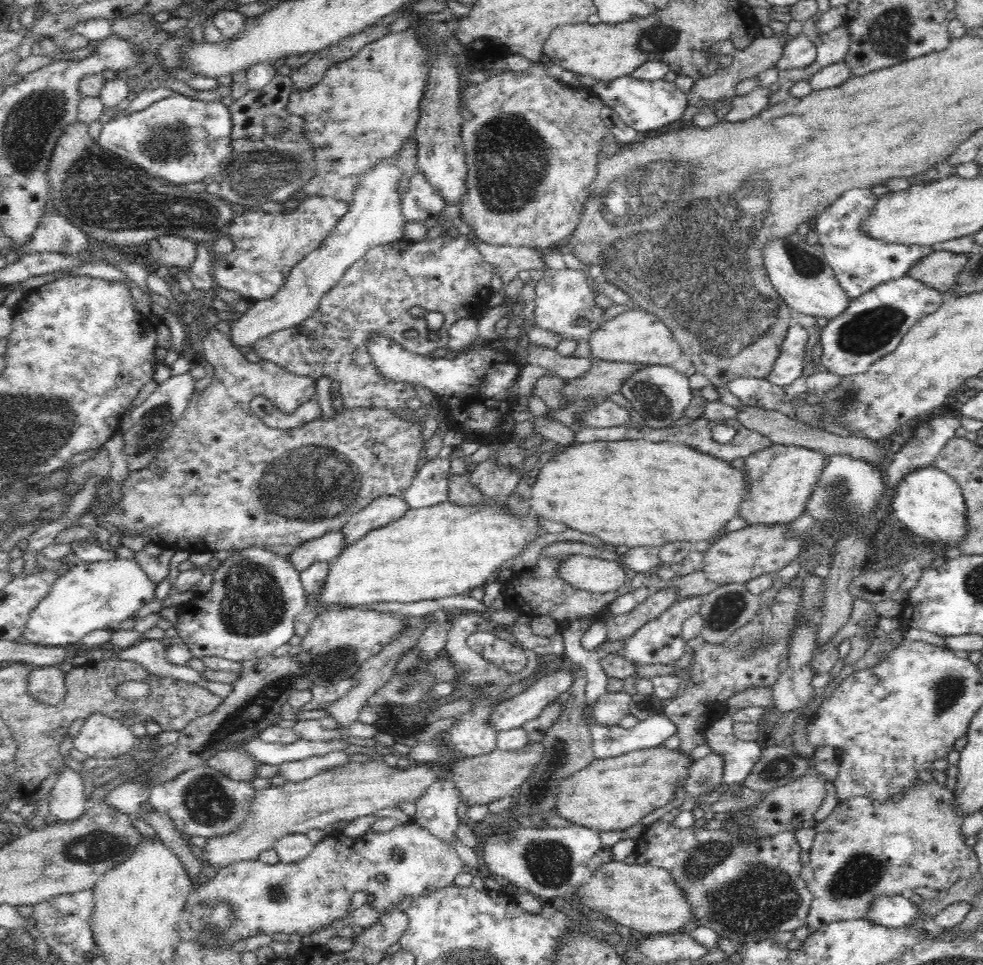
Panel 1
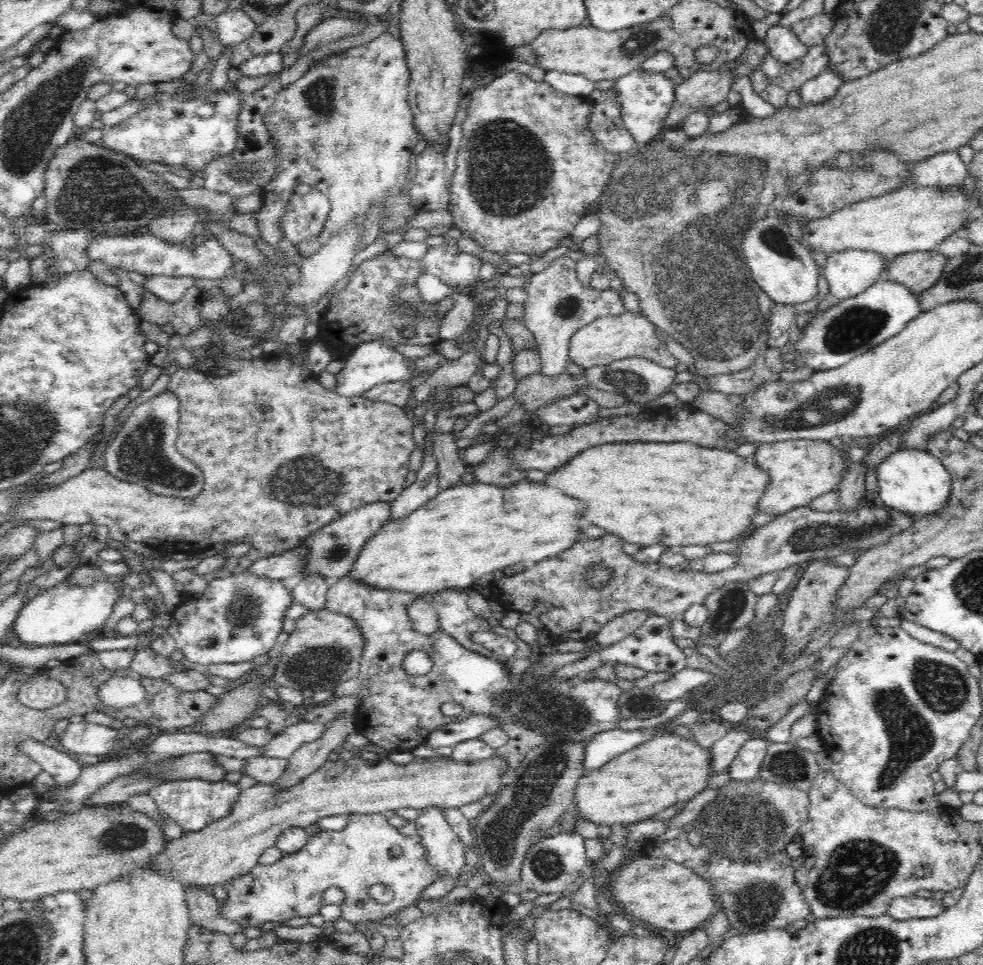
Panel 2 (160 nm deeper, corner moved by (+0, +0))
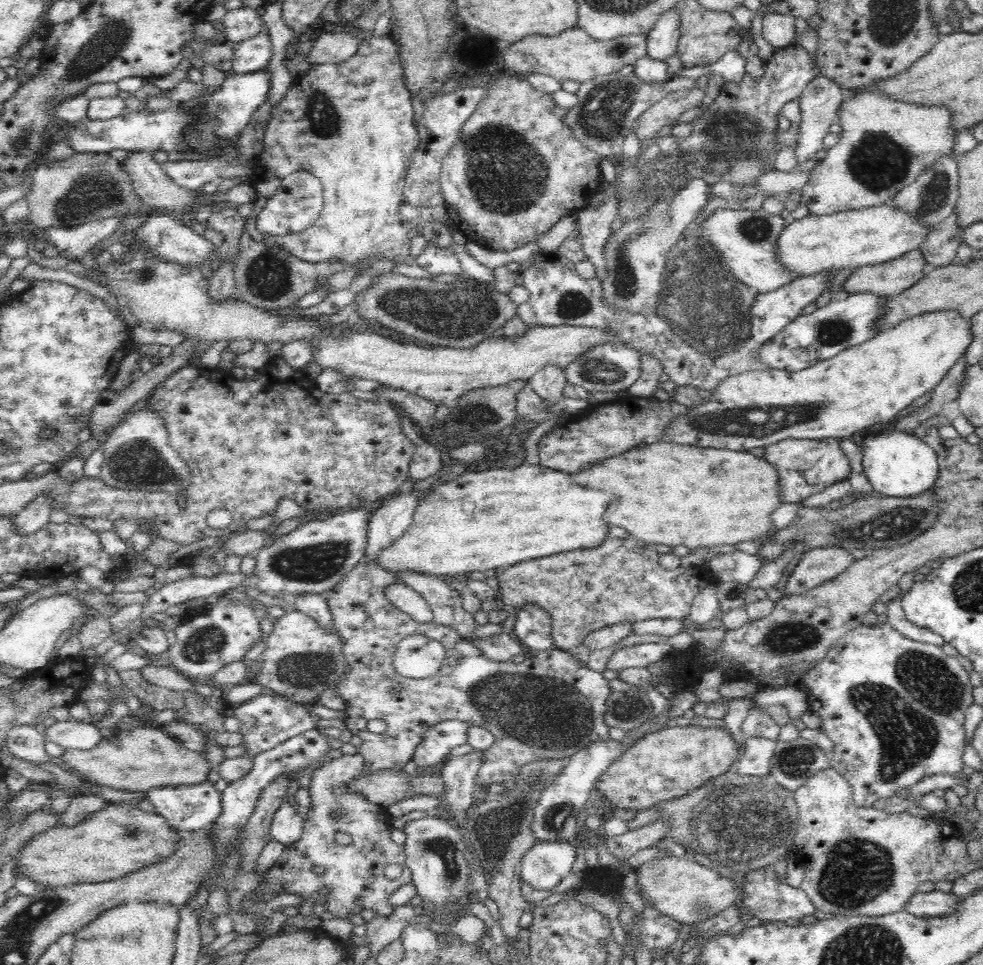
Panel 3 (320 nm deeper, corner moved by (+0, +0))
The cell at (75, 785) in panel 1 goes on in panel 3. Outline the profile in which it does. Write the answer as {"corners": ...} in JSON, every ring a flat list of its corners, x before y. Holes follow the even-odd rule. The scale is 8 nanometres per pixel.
{"corners":[[14,726,7,735,7,748,17,758,28,762,53,762,57,760,49,756,44,749,45,736,42,736,35,727]]}

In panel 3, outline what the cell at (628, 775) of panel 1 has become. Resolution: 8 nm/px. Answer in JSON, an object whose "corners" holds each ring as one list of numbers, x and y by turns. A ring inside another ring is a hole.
{"corners":[[702,726,666,727,642,737,632,748,616,759,596,782,596,788,603,795,606,810,631,809,642,812,653,808,658,802,686,796,691,790,702,786,711,778,727,773,736,765,742,755,738,742,732,738,727,728,703,728]]}

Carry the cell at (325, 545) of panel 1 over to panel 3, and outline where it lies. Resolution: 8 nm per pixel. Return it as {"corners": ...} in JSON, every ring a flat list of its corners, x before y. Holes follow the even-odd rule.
{"corners":[[219,573,212,578,198,575,187,579,167,582,157,591,148,592,149,599,143,605,141,618,152,618,156,612,164,612,175,604,187,603,194,598,211,598,230,588,237,588,244,580,244,573]]}

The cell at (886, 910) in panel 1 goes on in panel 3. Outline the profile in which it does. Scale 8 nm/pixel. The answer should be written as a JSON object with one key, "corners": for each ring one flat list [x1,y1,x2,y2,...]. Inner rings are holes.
{"corners":[[935,889,931,892,916,893,904,910,920,918,938,918,954,914,960,902,962,899,952,891,943,892]]}

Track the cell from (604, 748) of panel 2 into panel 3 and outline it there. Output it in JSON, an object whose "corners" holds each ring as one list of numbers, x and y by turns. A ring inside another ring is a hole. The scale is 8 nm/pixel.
{"corners":[[609,738,608,741,596,742,584,747,577,754,569,757,569,763,562,769,562,772,550,786,542,791,542,796,532,812,534,821,531,822,530,830,538,842,574,841,578,837,580,833,576,828,576,821,579,812,589,799,589,792,608,767,626,752,623,747,623,740,616,741]]}

